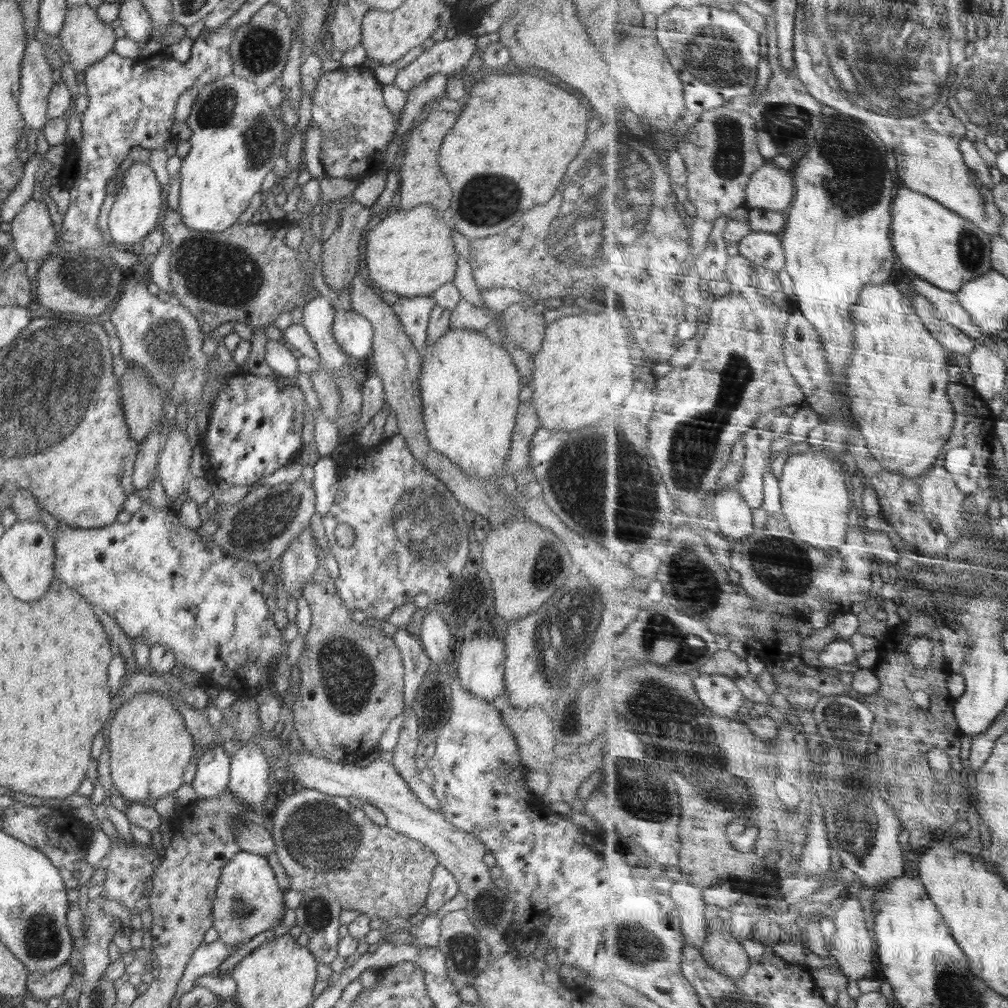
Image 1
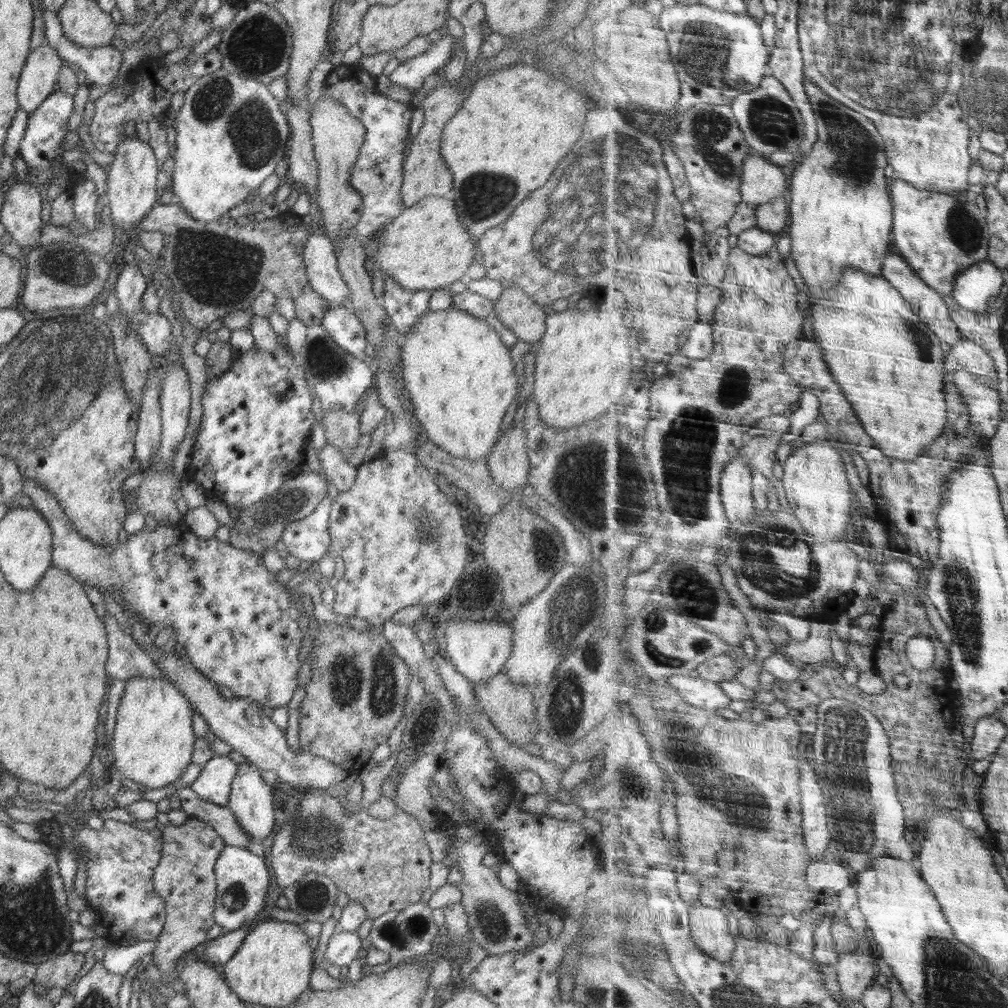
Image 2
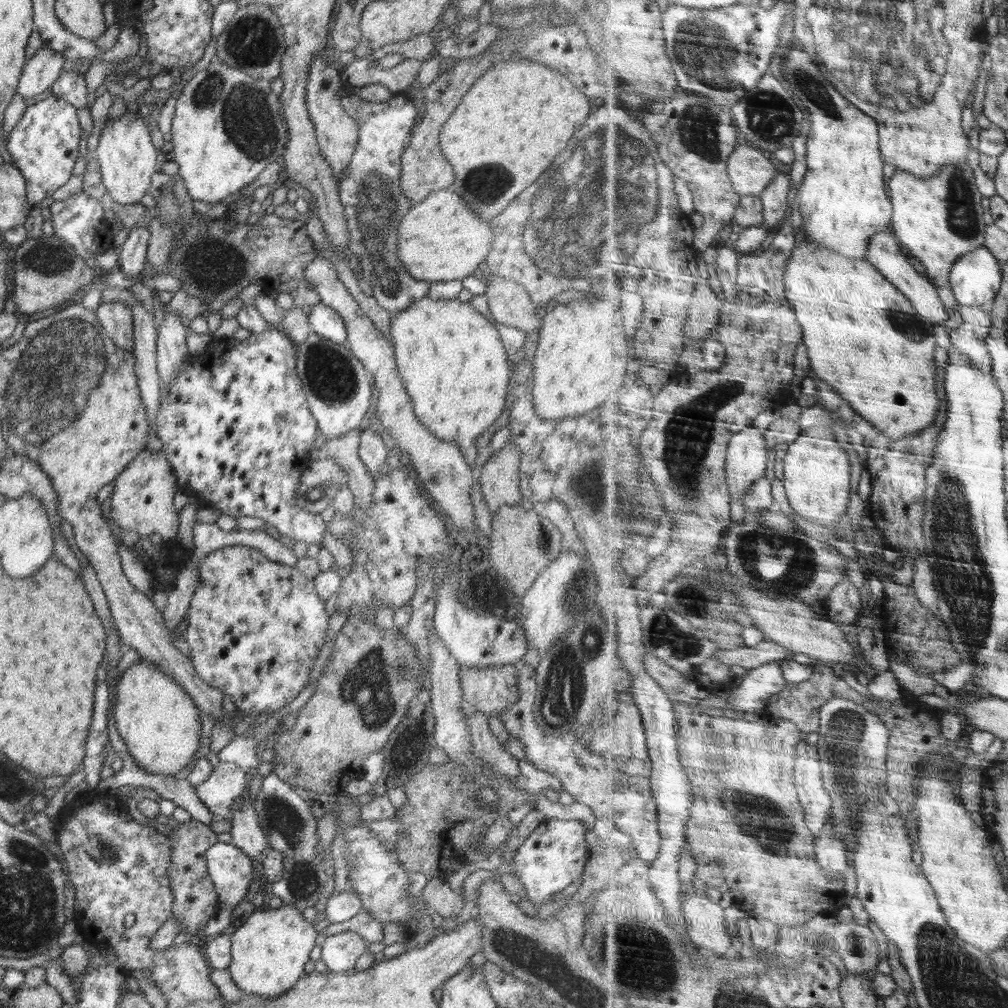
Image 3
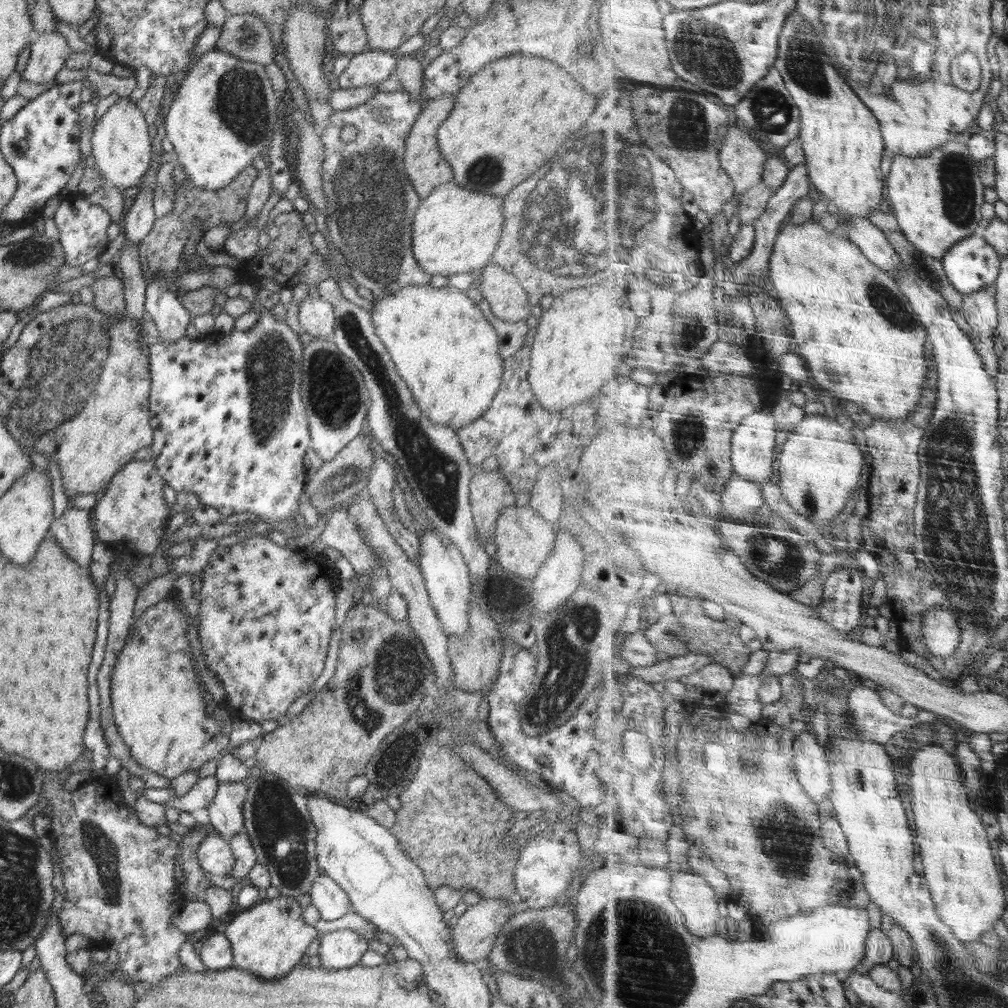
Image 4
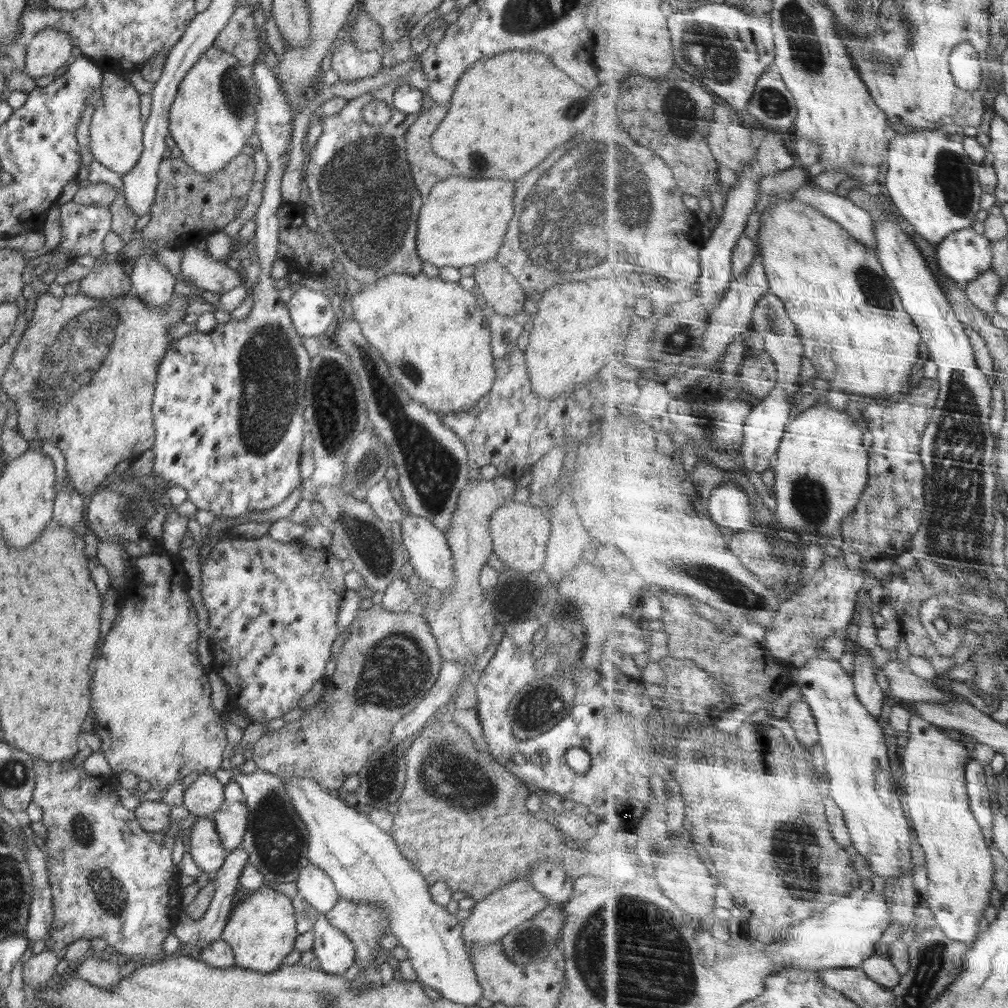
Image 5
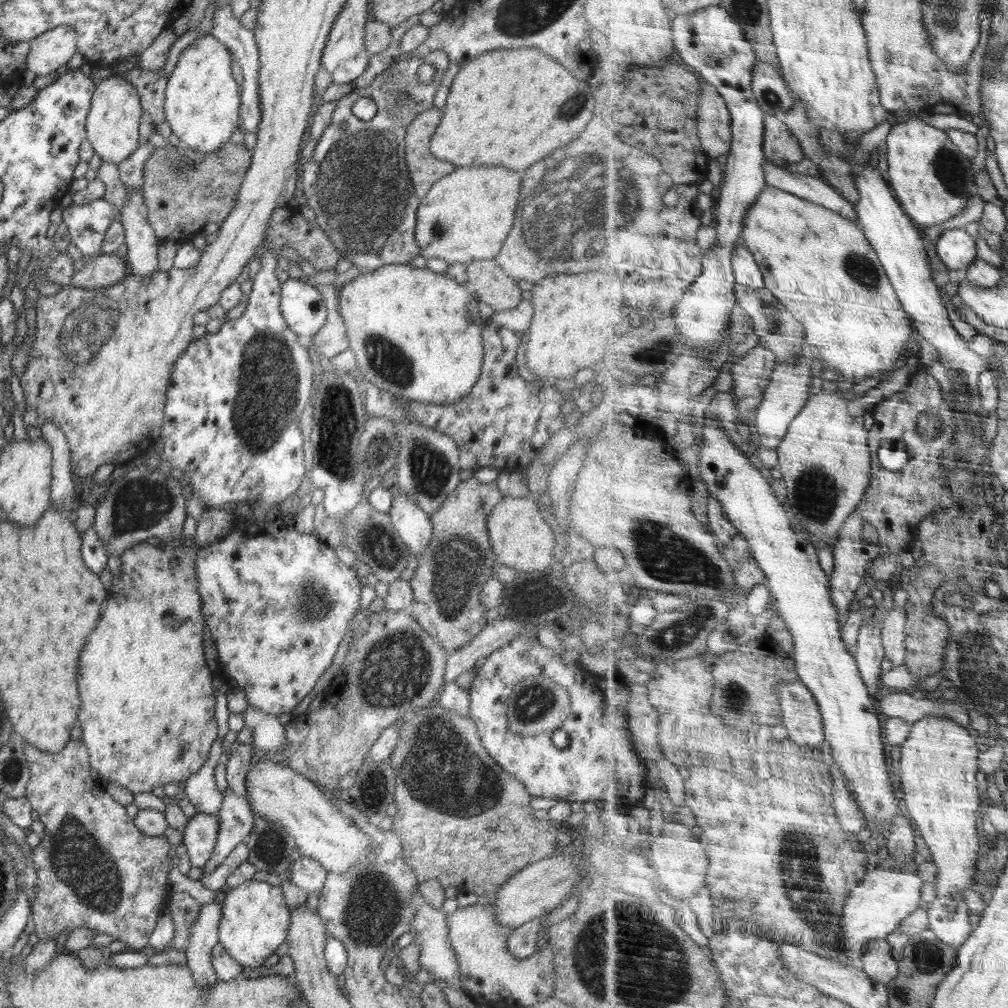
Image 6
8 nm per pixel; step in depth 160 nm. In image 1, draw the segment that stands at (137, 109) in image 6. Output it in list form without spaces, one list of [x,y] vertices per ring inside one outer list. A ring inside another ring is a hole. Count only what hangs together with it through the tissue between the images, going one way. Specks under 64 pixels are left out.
[[[143,161],[133,162],[124,173],[122,188],[115,194],[109,213],[110,242],[121,249],[131,250],[133,244],[141,242],[159,227],[165,207],[165,191],[161,191],[152,167]]]

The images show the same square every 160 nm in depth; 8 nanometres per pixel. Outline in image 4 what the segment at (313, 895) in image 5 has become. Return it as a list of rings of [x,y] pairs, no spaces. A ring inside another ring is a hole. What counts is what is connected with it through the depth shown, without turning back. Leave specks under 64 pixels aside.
[[[318,875],[309,890],[311,904],[318,909],[320,917],[334,921],[353,911],[348,895],[328,875]]]

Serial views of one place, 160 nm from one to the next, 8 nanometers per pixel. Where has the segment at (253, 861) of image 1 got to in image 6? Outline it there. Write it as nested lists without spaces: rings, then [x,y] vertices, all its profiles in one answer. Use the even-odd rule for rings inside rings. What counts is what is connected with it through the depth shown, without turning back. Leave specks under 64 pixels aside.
[[[197,812],[187,820],[182,833],[191,866],[203,868],[212,856],[213,848],[217,843],[219,833],[217,815]]]

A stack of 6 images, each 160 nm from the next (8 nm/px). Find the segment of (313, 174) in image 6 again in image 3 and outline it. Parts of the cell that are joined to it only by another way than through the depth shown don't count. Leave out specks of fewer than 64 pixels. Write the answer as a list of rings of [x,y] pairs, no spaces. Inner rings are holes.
[[[342,84],[338,94],[343,109],[359,126],[355,153],[337,182],[348,223],[347,248],[360,259],[358,264],[366,271],[361,280],[375,290],[372,296],[382,308],[394,315],[426,297],[429,291],[429,282],[413,279],[397,255],[398,224],[410,210],[410,202],[400,190],[401,154],[411,141],[412,127],[418,123],[418,112],[413,101],[406,100],[401,93],[376,103],[364,102],[356,90],[358,88]]]

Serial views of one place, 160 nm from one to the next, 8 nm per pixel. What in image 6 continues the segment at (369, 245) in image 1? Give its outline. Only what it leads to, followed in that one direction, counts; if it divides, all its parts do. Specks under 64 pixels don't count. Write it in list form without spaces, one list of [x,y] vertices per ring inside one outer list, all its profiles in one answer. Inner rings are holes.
[[[458,168],[440,178],[417,208],[415,239],[422,254],[449,264],[495,259],[512,231],[518,194],[520,176],[508,168]]]

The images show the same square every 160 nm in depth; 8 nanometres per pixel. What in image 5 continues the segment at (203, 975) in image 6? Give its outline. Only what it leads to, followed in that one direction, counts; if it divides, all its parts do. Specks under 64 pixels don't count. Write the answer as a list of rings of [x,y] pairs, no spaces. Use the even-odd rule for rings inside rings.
[[[241,846],[227,853],[225,861],[214,875],[215,893],[202,920],[190,920],[190,918],[186,916],[186,912],[181,912],[180,916],[178,916],[177,927],[174,930],[174,934],[178,937],[182,945],[190,944],[191,947],[198,946],[198,948],[206,949],[206,947],[210,947],[214,941],[220,939],[225,925],[229,920],[230,913],[232,912],[232,904],[237,901],[237,892],[240,890],[239,876],[241,870],[247,865],[248,857],[248,853]]]

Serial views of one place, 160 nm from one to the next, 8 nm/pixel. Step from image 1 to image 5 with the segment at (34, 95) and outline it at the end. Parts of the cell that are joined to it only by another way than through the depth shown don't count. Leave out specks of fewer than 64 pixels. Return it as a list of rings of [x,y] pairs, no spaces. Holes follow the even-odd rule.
[[[52,28],[38,31],[26,47],[25,72],[34,80],[36,77],[53,74],[58,68],[64,69],[64,65],[72,60],[72,47],[73,44],[67,32]]]

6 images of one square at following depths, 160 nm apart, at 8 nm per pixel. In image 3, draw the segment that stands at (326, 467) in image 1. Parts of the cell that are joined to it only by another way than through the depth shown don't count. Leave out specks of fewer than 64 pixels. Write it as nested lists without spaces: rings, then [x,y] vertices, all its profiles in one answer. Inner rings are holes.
[[[270,327],[263,333],[251,335],[243,341],[237,341],[234,338],[226,338],[219,340],[212,339],[207,345],[205,351],[200,355],[186,355],[183,366],[175,379],[169,384],[169,387],[161,386],[161,403],[156,416],[156,437],[162,441],[161,452],[166,456],[166,460],[170,467],[174,470],[177,478],[177,486],[180,490],[195,496],[199,502],[211,509],[219,510],[221,513],[233,516],[235,519],[239,516],[255,516],[267,522],[269,526],[275,526],[284,540],[290,544],[297,546],[299,542],[305,542],[305,547],[310,544],[322,544],[322,534],[327,527],[324,524],[320,515],[312,514],[308,511],[300,511],[294,504],[294,495],[299,484],[299,478],[302,472],[308,467],[310,460],[310,447],[315,442],[318,425],[316,419],[310,412],[304,391],[301,385],[301,380],[297,375],[297,349],[294,342],[280,330],[280,328]]]

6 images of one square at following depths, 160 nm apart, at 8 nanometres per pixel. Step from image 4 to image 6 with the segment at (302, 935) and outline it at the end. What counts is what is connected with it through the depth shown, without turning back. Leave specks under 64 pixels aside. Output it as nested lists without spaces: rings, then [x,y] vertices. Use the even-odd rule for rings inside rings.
[[[252,880],[236,888],[226,889],[222,895],[219,944],[243,968],[264,967],[264,962],[288,938],[291,910],[285,902],[281,887]]]

